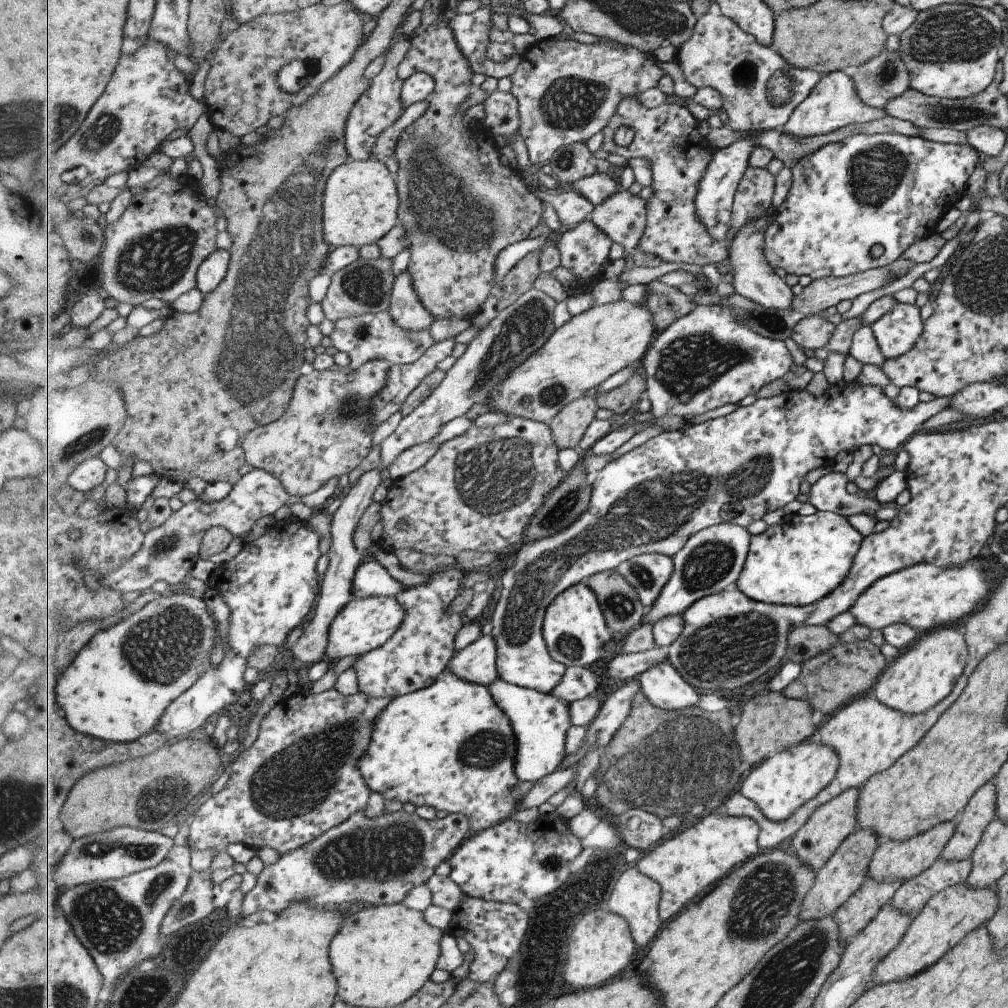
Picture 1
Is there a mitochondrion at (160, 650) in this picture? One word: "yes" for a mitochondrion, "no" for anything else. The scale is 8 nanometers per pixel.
yes

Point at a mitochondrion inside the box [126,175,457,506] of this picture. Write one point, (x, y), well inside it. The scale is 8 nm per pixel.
(365, 284)

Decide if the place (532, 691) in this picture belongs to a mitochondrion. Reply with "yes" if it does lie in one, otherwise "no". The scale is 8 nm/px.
no

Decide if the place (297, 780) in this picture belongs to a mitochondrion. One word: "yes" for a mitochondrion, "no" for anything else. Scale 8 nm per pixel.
yes

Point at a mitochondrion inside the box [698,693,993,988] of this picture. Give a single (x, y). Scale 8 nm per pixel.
(761, 901)

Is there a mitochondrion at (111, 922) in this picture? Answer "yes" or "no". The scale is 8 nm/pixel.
yes

